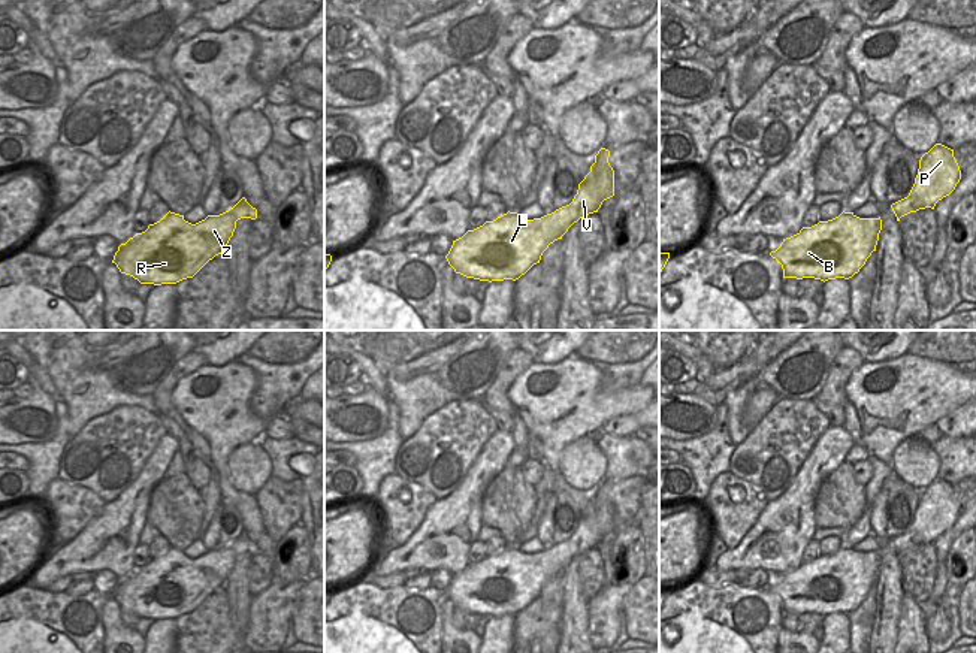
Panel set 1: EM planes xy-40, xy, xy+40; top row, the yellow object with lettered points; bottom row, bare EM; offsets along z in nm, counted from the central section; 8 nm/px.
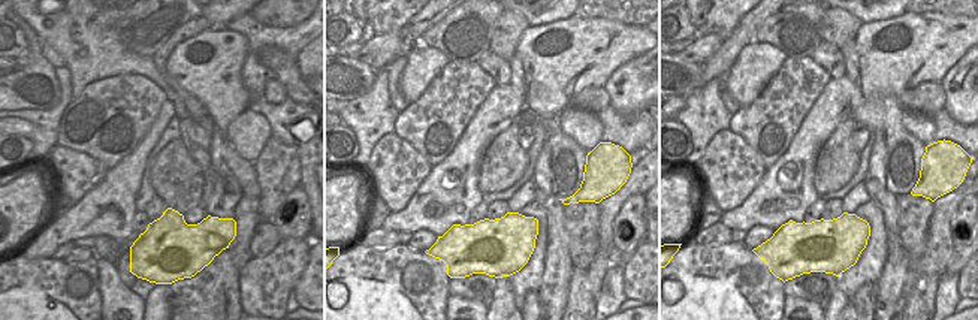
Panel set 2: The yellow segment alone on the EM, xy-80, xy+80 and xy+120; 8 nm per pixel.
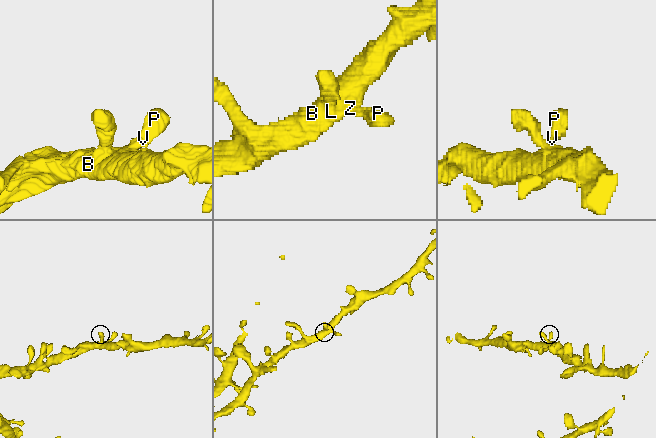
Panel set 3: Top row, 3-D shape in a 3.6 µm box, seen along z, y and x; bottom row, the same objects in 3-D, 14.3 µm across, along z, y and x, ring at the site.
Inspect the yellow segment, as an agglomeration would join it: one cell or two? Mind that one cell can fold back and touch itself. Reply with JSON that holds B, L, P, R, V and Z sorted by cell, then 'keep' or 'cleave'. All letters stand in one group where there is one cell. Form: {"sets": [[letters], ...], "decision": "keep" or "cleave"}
{"sets": [["B", "L", "P", "R", "V", "Z"]], "decision": "keep"}

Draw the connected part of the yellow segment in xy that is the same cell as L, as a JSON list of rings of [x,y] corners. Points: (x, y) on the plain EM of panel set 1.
[[[608,484],[598,486],[569,539],[534,554],[508,545],[486,556],[453,575],[445,590],[448,599],[456,608],[480,616],[519,614],[540,598],[550,578],[562,574],[574,557],[598,547],[602,536],[614,530],[614,505],[608,492]]]

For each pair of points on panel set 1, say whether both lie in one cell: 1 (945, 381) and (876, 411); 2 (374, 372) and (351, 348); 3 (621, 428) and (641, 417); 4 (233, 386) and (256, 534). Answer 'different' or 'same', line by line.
1: same
2: same
3: same
4: same

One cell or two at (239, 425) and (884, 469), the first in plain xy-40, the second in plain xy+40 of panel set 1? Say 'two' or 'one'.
two

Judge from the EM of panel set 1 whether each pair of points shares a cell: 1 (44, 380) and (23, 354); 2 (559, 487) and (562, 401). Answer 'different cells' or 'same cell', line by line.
1: same cell
2: same cell

